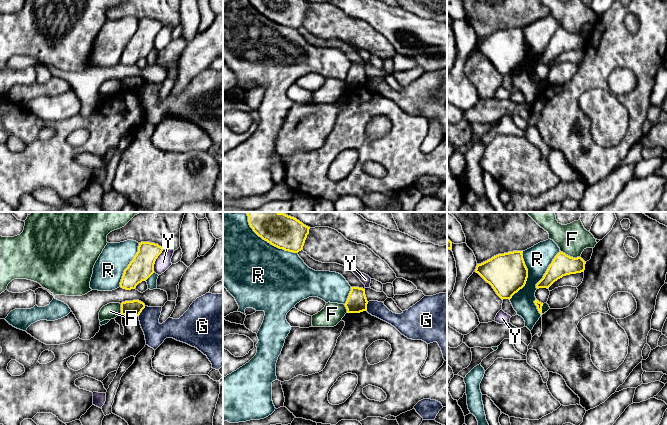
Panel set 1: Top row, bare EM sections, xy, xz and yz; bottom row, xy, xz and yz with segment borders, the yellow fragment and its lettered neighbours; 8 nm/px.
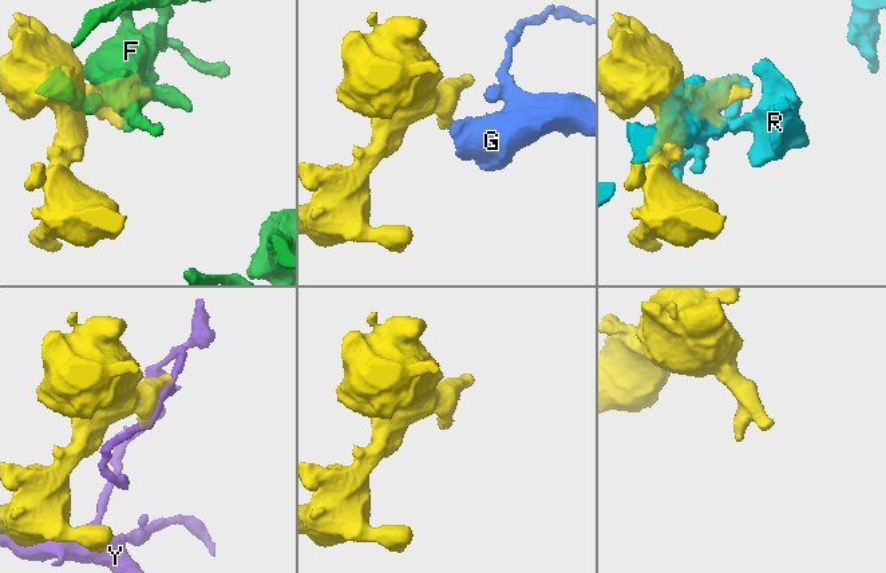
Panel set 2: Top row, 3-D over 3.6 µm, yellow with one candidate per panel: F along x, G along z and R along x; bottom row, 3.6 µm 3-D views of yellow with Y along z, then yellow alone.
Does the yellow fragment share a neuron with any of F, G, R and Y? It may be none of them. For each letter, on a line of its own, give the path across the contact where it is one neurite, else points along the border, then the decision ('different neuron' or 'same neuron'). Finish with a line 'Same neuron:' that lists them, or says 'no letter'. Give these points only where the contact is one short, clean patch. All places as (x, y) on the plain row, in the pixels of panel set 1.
F: different neuron
G: border xy (145, 82), (138, 92); different neuron
R: different neuron
Y: different neuron
Same neuron: no letter

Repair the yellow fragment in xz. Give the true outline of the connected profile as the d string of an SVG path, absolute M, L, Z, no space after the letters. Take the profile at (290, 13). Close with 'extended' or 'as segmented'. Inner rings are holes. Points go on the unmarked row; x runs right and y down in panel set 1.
M249 0L253 7L271 21L298 29L303 25L310 3L304 0Z | as segmented

